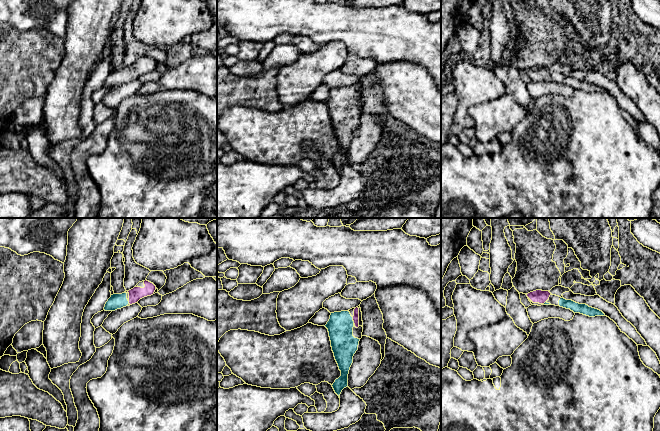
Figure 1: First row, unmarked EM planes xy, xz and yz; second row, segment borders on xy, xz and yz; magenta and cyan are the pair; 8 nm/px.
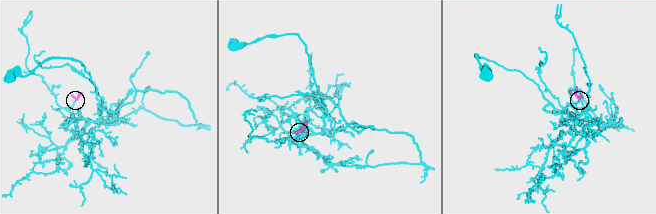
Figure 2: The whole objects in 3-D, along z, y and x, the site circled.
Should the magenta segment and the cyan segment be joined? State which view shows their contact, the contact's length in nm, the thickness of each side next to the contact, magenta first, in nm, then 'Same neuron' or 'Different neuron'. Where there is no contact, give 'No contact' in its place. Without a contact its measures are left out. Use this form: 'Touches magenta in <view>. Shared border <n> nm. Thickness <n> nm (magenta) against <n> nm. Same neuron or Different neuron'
Touches magenta in xz. Shared border 60 nm. Thickness 50 nm (magenta) against 220 nm. Same neuron

